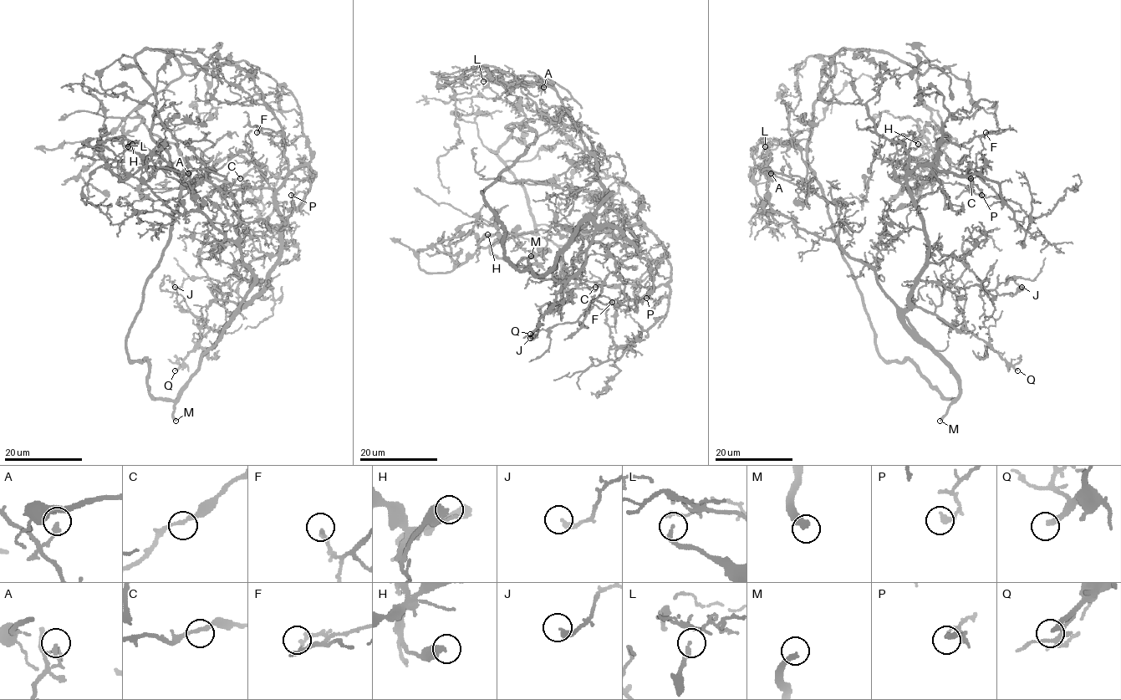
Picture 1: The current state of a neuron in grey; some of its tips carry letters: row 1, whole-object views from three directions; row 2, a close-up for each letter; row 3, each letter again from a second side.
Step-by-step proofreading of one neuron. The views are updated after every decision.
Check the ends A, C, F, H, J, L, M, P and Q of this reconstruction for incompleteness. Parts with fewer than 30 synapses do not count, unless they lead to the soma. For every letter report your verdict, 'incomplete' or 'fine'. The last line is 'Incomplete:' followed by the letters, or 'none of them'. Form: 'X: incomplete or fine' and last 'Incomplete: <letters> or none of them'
A: fine
C: fine
F: fine
H: fine
J: fine
L: fine
M: incomplete
P: fine
Q: incomplete
Incomplete: M, Q

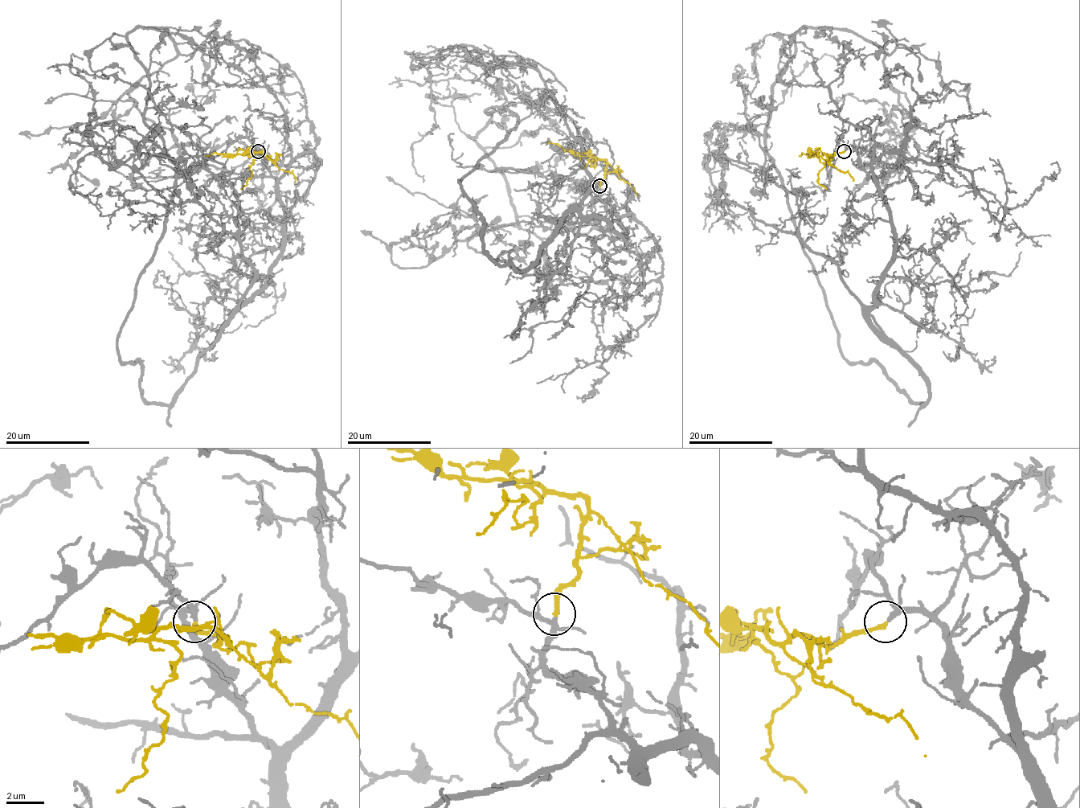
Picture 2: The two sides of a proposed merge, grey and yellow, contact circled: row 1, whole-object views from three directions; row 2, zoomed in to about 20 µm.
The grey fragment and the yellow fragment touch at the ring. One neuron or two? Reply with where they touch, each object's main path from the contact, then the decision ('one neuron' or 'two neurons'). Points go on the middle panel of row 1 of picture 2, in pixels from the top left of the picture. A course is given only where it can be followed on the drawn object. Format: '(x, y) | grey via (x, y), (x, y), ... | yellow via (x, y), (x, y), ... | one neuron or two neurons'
(599, 186) | grey via (599, 186), (632, 215), (555, 121), (487, 147), (518, 225), (432, 260), (425, 237), (476, 218), (386, 176) | yellow via (599, 186), (605, 162), (591, 156), (596, 161), (593, 166), (593, 161), (589, 159), (582, 168) | one neuron

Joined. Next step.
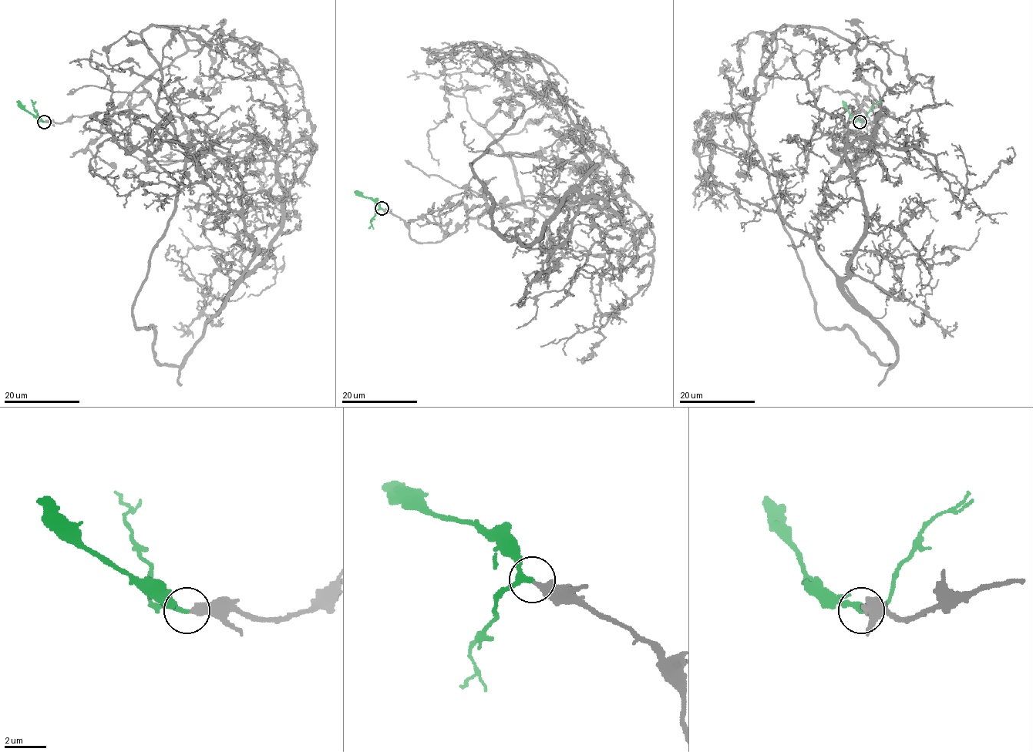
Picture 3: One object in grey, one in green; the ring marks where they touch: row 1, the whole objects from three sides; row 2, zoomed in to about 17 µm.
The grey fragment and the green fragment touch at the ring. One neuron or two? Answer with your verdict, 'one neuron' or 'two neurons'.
one neuron

